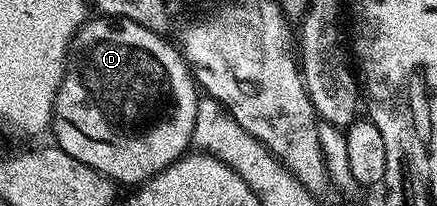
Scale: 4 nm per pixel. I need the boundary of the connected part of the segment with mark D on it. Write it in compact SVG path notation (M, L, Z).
M97 16L97 19L86 21L81 27L75 39L75 45L71 50L72 65L68 67L67 77L61 82L61 88L57 93L57 103L54 106L55 119L51 127L51 134L54 134L55 144L67 156L75 156L79 164L87 164L87 168L95 168L105 178L114 183L126 182L129 188L136 187L142 182L154 178L159 172L177 162L190 149L193 141L193 129L195 128L195 112L199 101L199 87L193 81L193 73L189 71L189 63L185 61L185 55L181 53L176 45L173 46L167 39L156 30L148 30L143 24L135 24L126 18L114 18Z

